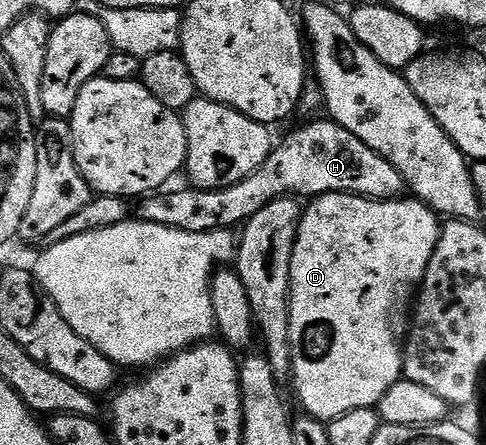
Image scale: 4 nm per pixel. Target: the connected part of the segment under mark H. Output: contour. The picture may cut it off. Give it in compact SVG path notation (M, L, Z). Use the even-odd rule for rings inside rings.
M322 118L289 132L280 143L278 140L263 164L249 173L249 177L237 181L237 185L212 191L184 185L180 191L167 189L162 193L152 193L138 200L138 218L144 223L165 225L185 233L209 233L238 228L251 219L253 213L261 213L269 201L277 199L341 193L377 200L397 199L404 194L401 173L397 173L381 153L373 153L361 137L353 137L353 133L341 124Z

